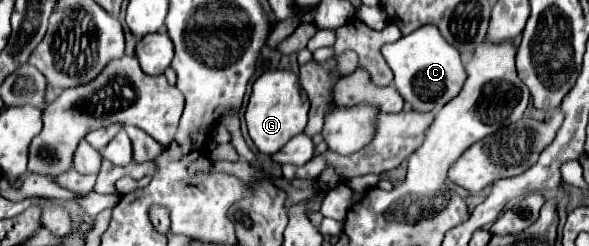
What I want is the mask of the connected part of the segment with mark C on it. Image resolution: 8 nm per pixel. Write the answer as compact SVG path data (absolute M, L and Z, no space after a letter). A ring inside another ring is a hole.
M423 25L415 33L409 33L395 43L383 45L381 53L395 75L395 87L399 95L407 103L411 103L415 111L441 109L447 101L457 97L459 91L463 89L467 71L461 61L461 55L455 47L443 41L435 25Z

